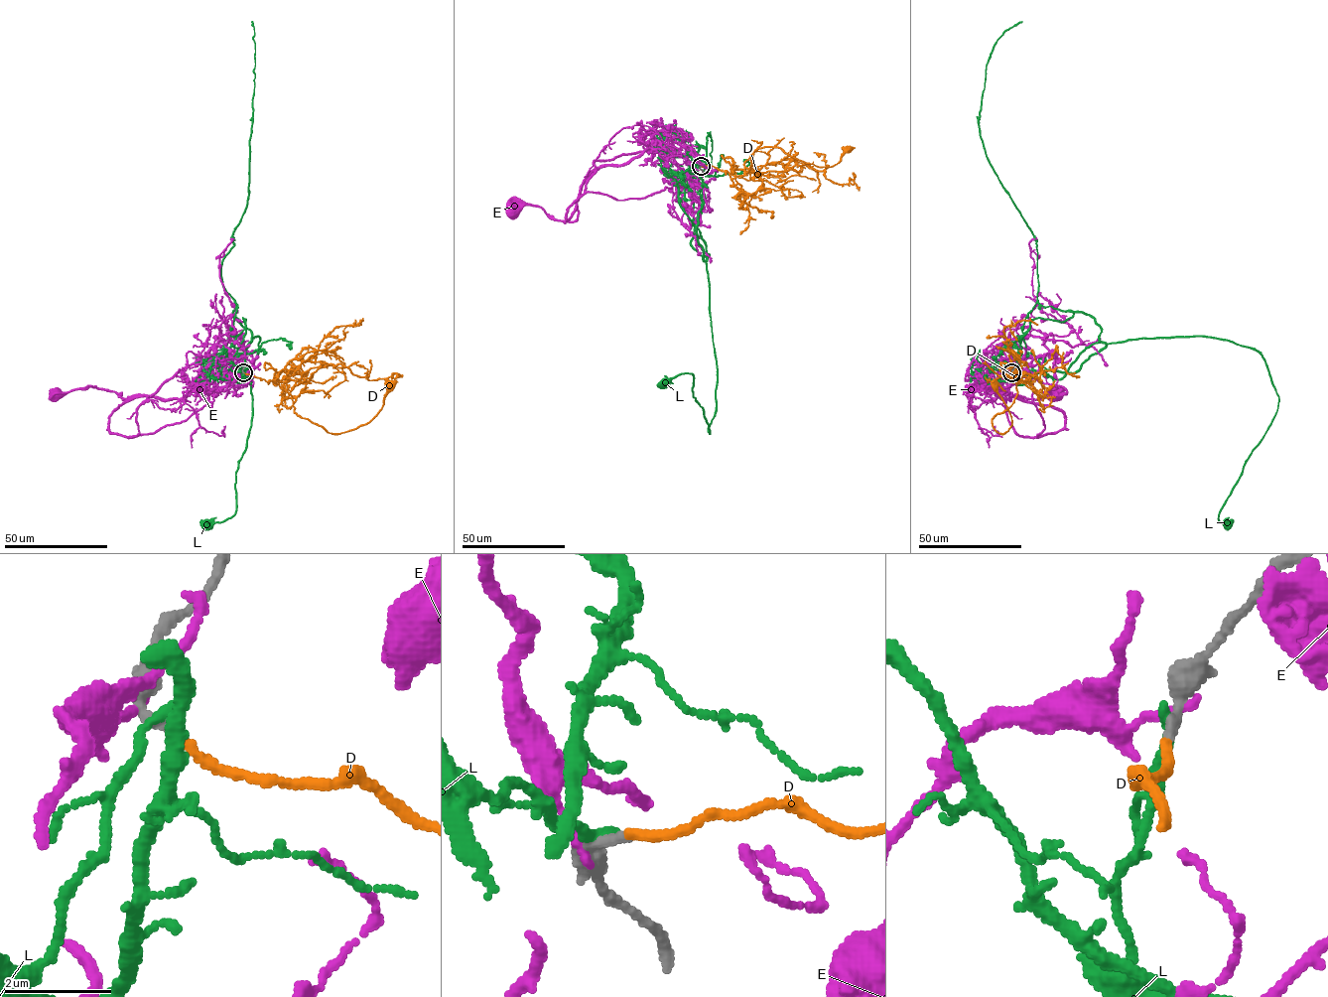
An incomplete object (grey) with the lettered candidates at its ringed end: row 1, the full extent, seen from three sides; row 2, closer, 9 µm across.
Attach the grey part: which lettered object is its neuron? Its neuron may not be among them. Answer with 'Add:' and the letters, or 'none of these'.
Add: D

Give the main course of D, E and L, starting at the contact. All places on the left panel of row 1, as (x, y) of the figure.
D: (244, 372), (266, 381), (298, 370), (294, 411), (335, 434), (368, 423), (390, 384)
E: (242, 371), (224, 385), (211, 389), (200, 383), (180, 398), (135, 394), (123, 399), (92, 386), (55, 392)
L: (243, 371), (239, 384), (247, 371), (239, 372), (240, 359), (259, 337), (236, 511), (205, 524)

